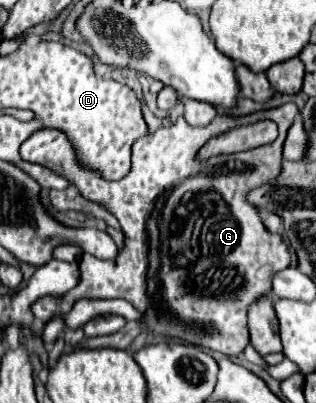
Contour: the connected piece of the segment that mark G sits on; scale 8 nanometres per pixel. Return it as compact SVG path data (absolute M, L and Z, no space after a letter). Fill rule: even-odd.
M296 103L252 113L256 121L272 119L278 125L278 139L252 151L220 155L210 161L194 161L196 151L212 135L246 123L246 115L216 115L204 127L192 127L180 115L170 127L148 133L134 143L132 167L120 181L108 181L84 167L64 131L38 129L32 133L20 147L24 159L50 165L56 173L62 171L84 197L104 203L120 224L124 223L126 243L118 261L102 261L84 253L80 285L68 293L68 301L122 297L142 313L140 323L150 335L176 337L224 355L240 355L250 343L248 307L270 293L272 277L278 271L290 267L290 249L284 237L266 229L260 211L248 203L246 195L280 175L282 145L296 115ZM190 325L202 327L204 333L182 335Z

